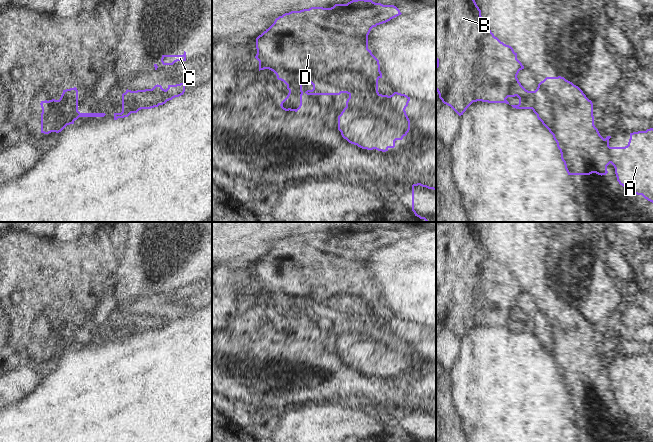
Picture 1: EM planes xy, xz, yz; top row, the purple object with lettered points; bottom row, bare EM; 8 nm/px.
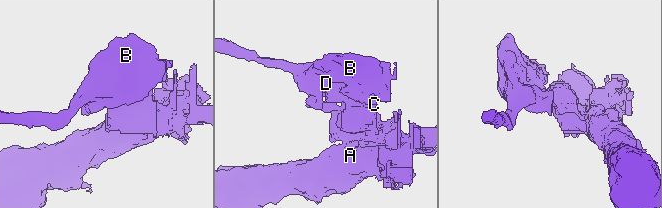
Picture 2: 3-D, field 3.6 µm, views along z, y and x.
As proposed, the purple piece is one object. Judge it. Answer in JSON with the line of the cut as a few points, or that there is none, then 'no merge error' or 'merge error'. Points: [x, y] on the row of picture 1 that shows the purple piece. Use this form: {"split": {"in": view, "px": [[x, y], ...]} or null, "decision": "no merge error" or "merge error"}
{"split": {"in": "xz", "px": [[349, 93], [354, 93], [357, 97], [362, 94], [379, 94]]}, "decision": "merge error"}

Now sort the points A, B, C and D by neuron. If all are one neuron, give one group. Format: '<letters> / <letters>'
A / B C D

